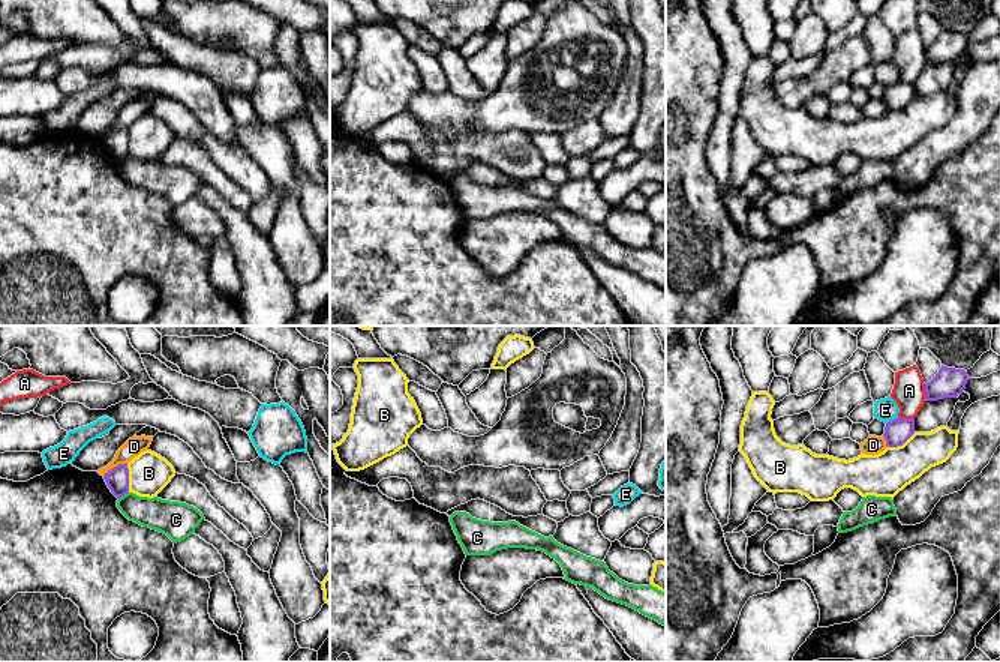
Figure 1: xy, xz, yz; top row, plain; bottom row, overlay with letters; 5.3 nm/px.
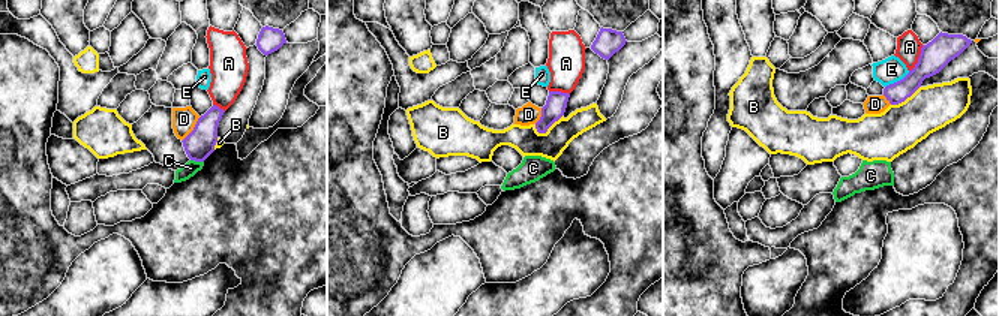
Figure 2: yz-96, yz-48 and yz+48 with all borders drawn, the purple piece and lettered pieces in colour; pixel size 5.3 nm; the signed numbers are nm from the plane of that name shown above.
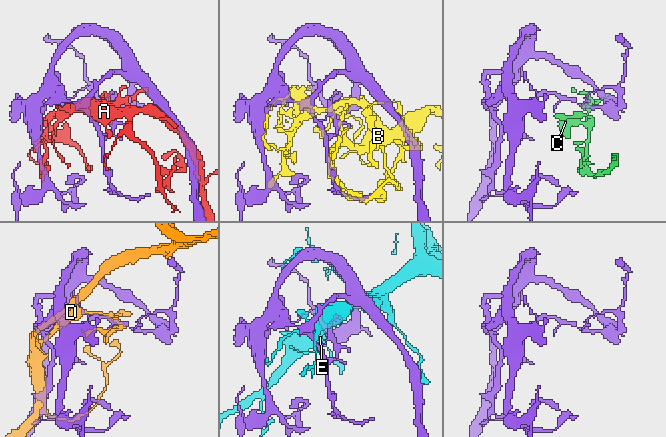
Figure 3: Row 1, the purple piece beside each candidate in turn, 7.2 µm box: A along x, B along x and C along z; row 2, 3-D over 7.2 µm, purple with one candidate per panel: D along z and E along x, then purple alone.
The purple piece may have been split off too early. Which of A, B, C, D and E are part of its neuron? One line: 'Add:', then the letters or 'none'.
Add: none

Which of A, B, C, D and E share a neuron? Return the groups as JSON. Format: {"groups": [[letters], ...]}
{"groups": [["A"], ["B"], ["C"], ["D"], ["E"]]}

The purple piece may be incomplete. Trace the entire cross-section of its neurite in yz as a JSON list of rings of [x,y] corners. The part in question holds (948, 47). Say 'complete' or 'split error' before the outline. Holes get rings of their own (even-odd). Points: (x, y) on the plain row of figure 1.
complete; [[[943,30],[936,41],[925,48],[927,65],[957,62],[966,53],[970,41],[964,33]]]

